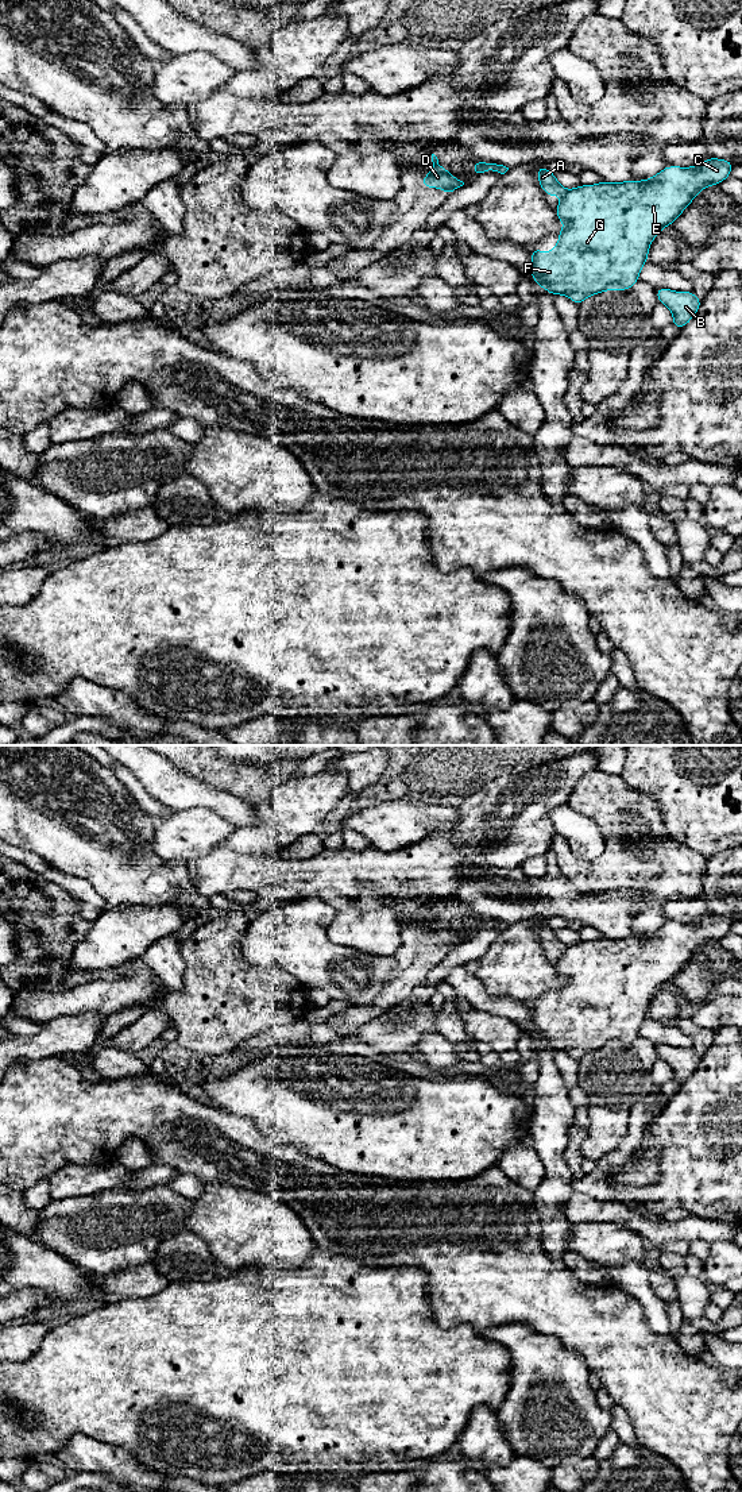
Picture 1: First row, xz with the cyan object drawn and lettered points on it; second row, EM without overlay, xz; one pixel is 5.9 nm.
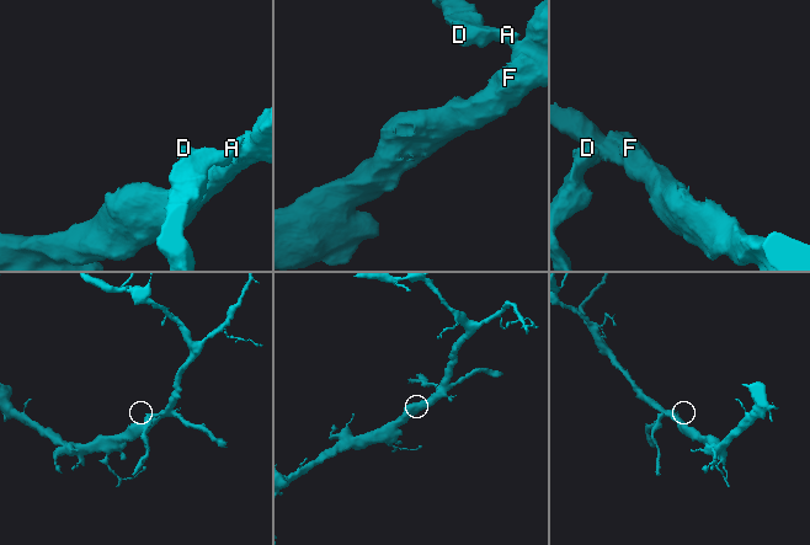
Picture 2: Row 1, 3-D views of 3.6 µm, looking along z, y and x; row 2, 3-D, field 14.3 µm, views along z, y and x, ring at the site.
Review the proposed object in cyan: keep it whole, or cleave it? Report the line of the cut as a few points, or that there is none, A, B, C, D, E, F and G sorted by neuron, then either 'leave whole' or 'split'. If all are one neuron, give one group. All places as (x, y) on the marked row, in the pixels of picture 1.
xz (567, 191), (563, 196) | A D / B C E F G | split

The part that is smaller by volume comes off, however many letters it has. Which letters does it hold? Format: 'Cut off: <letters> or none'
Cut off: A, D

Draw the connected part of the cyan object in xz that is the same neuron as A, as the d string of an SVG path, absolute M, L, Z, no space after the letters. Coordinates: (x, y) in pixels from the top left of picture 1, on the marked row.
M537 166L537 180L544 193L546 193L550 198L554 194L564 196L567 193L567 189L557 182L556 174L549 171L545 166Z

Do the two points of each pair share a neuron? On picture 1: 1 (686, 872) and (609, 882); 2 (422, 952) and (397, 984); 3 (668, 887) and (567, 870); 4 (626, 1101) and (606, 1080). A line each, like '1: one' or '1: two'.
1: one
2: one
3: one
4: one

